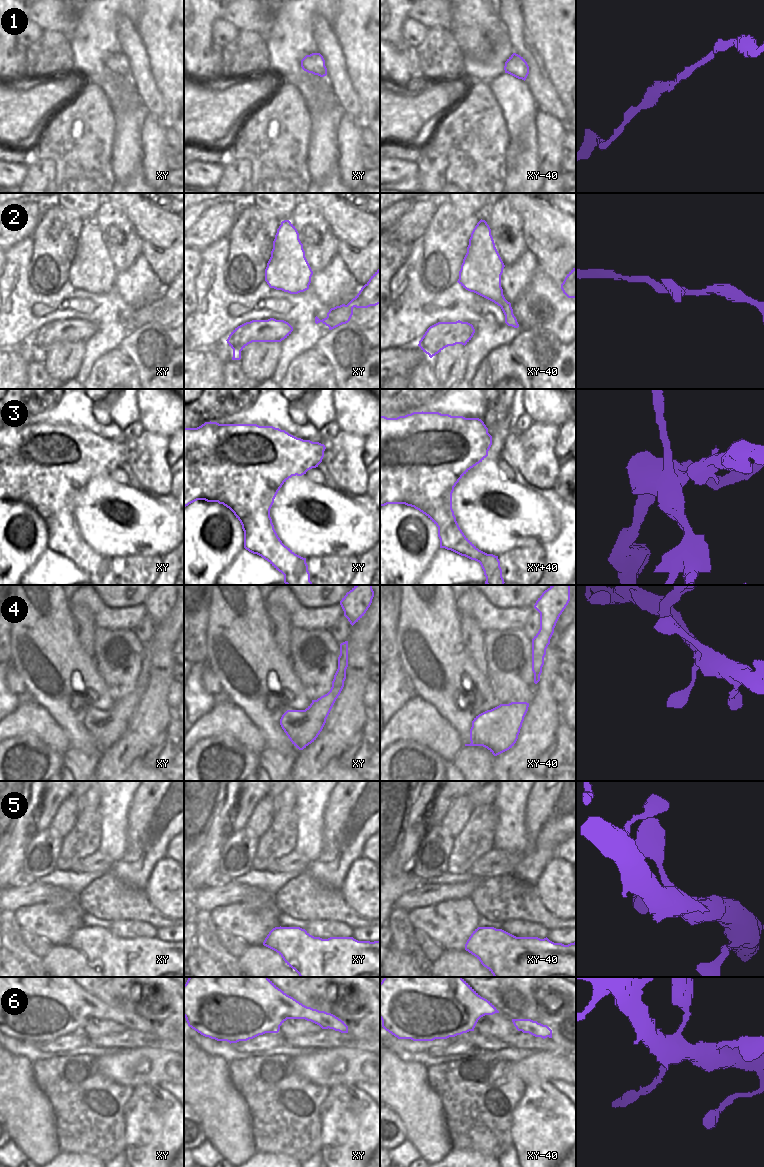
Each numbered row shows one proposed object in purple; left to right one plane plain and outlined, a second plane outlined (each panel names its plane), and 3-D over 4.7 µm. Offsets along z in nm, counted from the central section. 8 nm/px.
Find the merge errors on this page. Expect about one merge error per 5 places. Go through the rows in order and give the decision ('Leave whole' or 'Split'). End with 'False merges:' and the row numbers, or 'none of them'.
1: Leave whole
2: Leave whole
3: Split
4: Leave whole
5: Leave whole
6: Split
False merges: 3, 6

